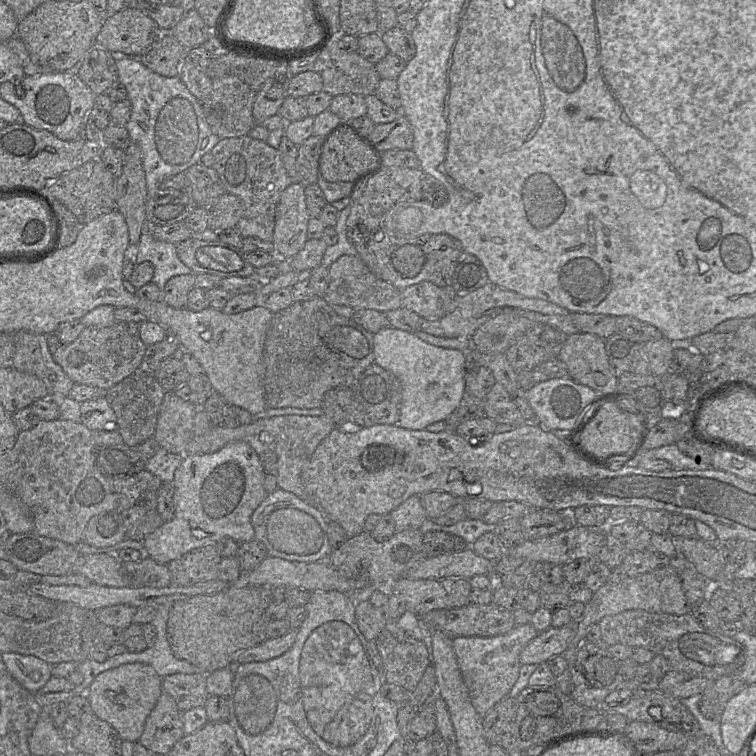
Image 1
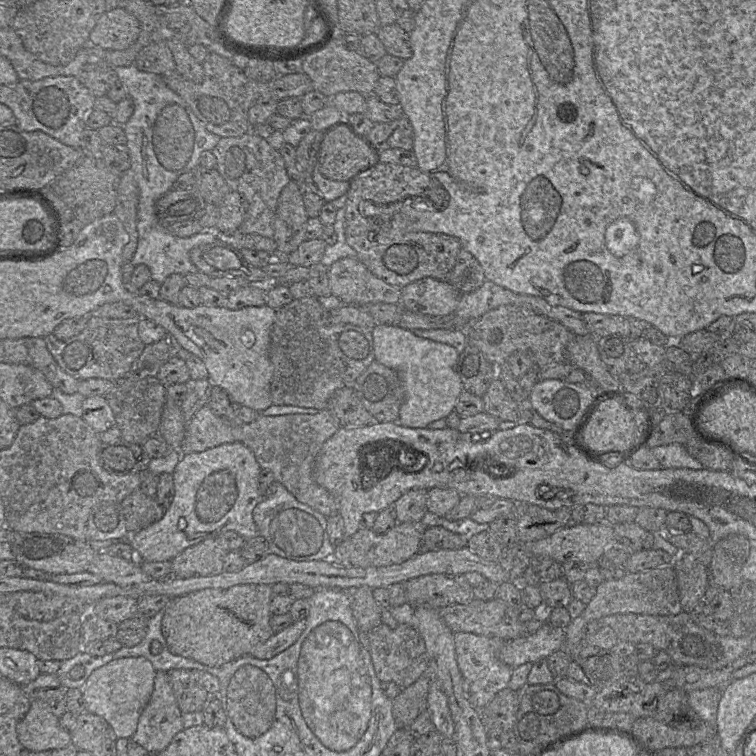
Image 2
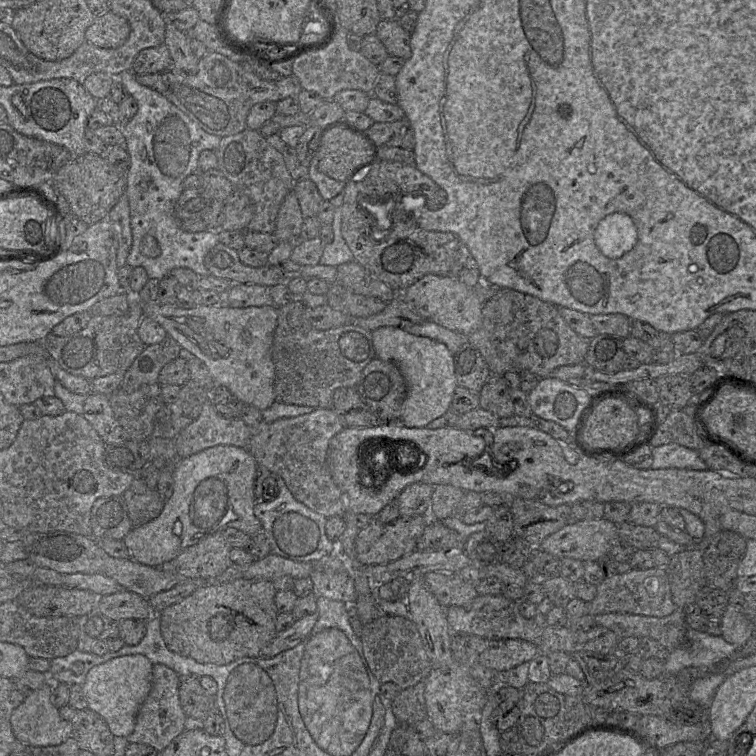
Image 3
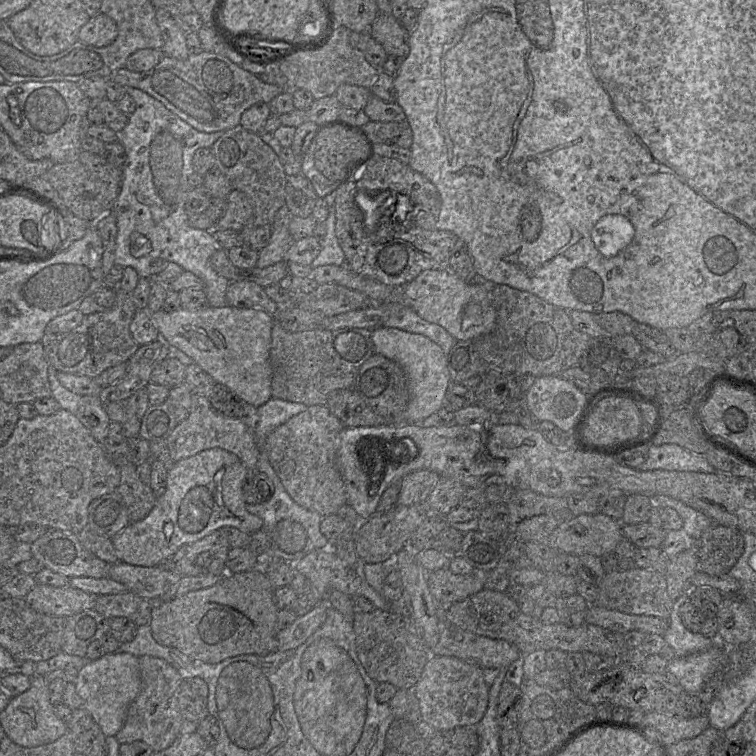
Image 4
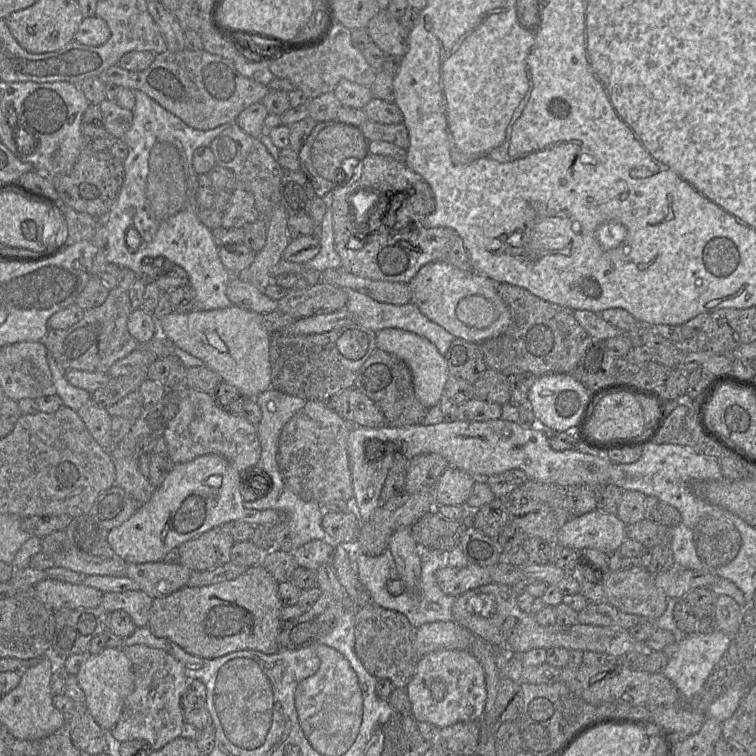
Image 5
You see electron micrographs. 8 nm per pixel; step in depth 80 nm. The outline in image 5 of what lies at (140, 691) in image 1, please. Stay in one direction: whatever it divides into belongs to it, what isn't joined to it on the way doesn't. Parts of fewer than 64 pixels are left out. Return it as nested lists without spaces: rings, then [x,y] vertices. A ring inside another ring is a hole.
[[[105,648],[96,655],[90,655],[76,675],[78,684],[85,694],[85,706],[98,725],[110,731],[119,721],[124,703],[134,690],[134,675],[129,658],[123,649]]]

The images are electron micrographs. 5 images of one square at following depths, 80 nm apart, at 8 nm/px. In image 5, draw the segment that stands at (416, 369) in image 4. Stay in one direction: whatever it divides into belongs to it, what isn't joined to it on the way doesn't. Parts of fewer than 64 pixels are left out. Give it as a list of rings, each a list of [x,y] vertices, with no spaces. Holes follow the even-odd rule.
[[[383,329],[375,334],[376,347],[401,359],[410,369],[415,395],[427,409],[436,406],[443,397],[443,390],[449,377],[443,355],[429,340],[400,329]]]

